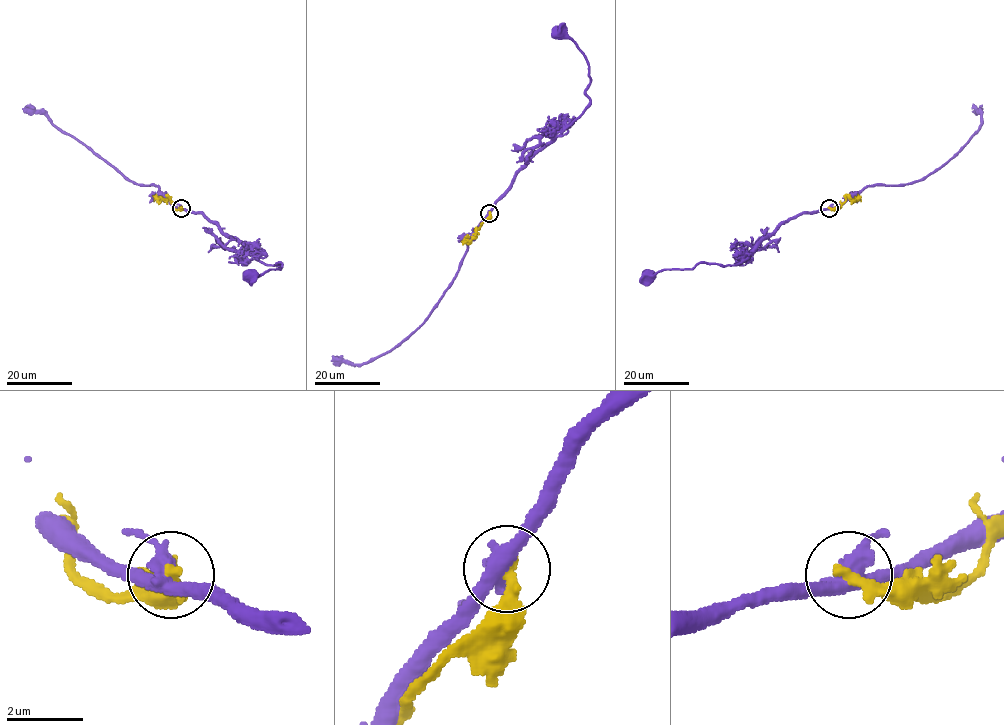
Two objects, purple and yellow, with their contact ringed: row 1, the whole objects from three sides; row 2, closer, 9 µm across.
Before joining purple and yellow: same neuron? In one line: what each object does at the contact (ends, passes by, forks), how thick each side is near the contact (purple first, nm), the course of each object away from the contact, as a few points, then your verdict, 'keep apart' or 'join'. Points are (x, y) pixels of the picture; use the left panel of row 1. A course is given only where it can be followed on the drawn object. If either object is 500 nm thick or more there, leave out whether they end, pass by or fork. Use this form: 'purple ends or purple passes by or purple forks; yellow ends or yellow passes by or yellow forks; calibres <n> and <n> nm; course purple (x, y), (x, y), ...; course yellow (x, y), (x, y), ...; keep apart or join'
purple forks; yellow ends; calibres 400 and 360 nm; course purple (181, 207), (214, 221), (257, 259), (269, 265), (282, 264), (280, 269), (260, 275), (250, 273); course yellow (181, 207), (175, 209), (168, 197), (167, 200), (156, 198), (158, 204); keep apart

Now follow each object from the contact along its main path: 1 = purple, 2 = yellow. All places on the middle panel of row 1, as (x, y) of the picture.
1: (490, 213), (515, 175), (589, 103), (585, 90), (591, 80), (588, 62), (578, 45), (559, 32)
2: (490, 213), (474, 238), (464, 241), (467, 234)

